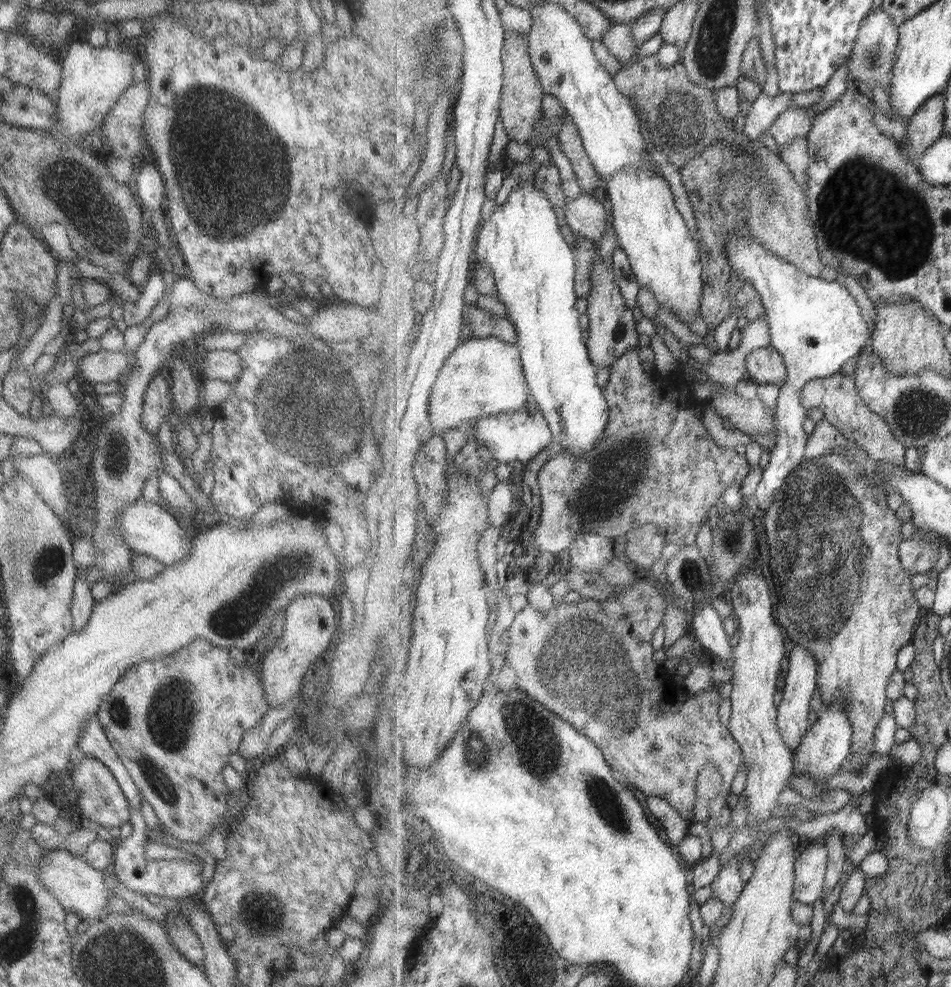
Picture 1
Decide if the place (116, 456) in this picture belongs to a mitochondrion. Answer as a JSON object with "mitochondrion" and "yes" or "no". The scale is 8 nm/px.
{"mitochondrion":"yes"}

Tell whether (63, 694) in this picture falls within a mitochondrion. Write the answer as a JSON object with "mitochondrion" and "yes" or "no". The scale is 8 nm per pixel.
{"mitochondrion":"no"}

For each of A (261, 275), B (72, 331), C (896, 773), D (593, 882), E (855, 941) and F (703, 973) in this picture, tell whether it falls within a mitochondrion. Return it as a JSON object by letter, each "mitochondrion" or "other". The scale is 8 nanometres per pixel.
{"A":"other","B":"other","C":"other","D":"other","E":"other","F":"other"}

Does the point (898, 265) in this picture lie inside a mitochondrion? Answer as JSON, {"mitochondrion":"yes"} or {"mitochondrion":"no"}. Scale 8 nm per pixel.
{"mitochondrion":"yes"}

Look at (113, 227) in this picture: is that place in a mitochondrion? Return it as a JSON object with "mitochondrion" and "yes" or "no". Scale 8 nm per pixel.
{"mitochondrion":"yes"}

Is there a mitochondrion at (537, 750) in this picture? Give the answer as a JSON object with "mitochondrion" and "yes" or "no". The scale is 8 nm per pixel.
{"mitochondrion":"yes"}

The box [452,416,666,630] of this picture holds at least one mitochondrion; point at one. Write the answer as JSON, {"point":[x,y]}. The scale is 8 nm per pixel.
{"point":[614,480]}

